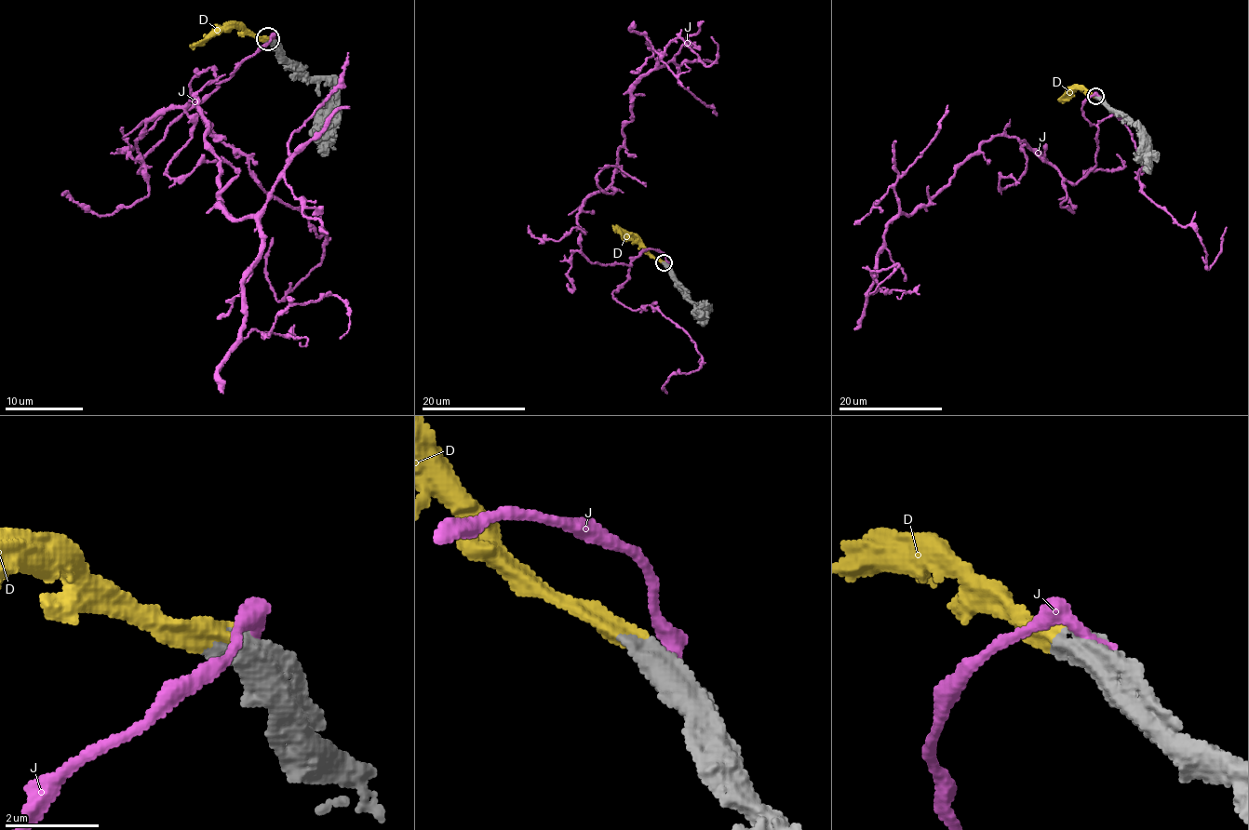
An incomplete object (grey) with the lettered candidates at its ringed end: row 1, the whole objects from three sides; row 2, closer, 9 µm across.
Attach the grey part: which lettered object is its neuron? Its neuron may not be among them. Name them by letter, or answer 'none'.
D

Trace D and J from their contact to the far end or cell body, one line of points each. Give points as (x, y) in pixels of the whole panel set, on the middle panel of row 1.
D: (664, 262), (651, 257), (611, 225)
J: (667, 266), (591, 262), (578, 208), (611, 182), (645, 36), (709, 66), (711, 36)

